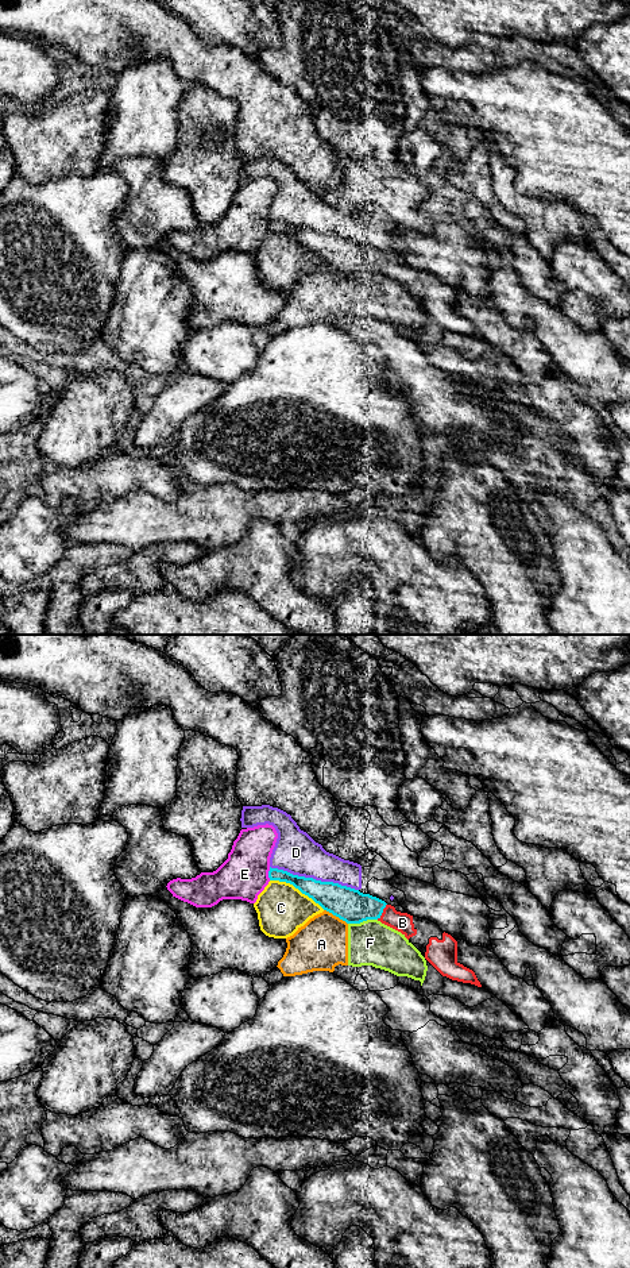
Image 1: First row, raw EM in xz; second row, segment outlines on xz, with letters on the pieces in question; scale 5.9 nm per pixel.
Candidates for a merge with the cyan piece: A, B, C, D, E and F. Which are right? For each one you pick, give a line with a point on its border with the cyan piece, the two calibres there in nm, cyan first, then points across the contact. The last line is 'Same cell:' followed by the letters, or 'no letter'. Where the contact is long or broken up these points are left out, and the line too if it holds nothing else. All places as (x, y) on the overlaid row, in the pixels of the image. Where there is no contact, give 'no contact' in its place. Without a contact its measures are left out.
B: xz (382, 912) | 200/120 nm
Same cell: B

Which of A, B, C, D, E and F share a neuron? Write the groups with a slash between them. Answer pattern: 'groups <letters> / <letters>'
groups A F / B / C / D / E

